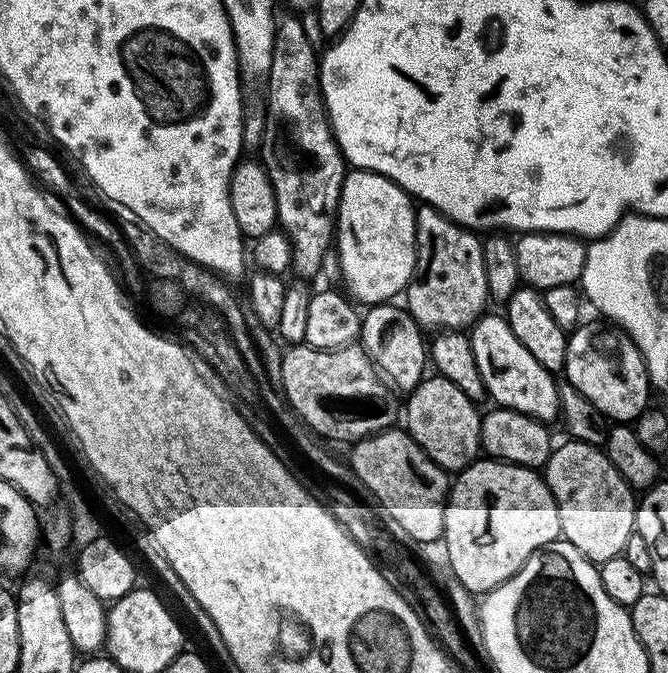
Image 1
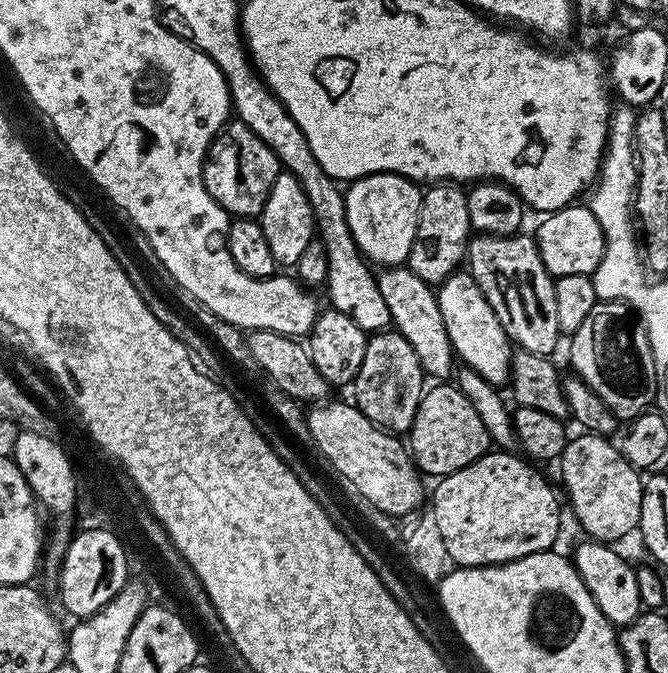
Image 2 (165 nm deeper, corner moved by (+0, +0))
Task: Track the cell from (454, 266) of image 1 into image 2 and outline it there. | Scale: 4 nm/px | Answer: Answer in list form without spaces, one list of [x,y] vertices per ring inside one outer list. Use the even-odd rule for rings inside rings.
[[[441,182],[425,187],[418,210],[418,230],[414,234],[406,266],[418,274],[422,282],[433,286],[443,284],[446,278],[453,276],[465,263],[468,242],[473,232],[468,194],[459,183]]]

